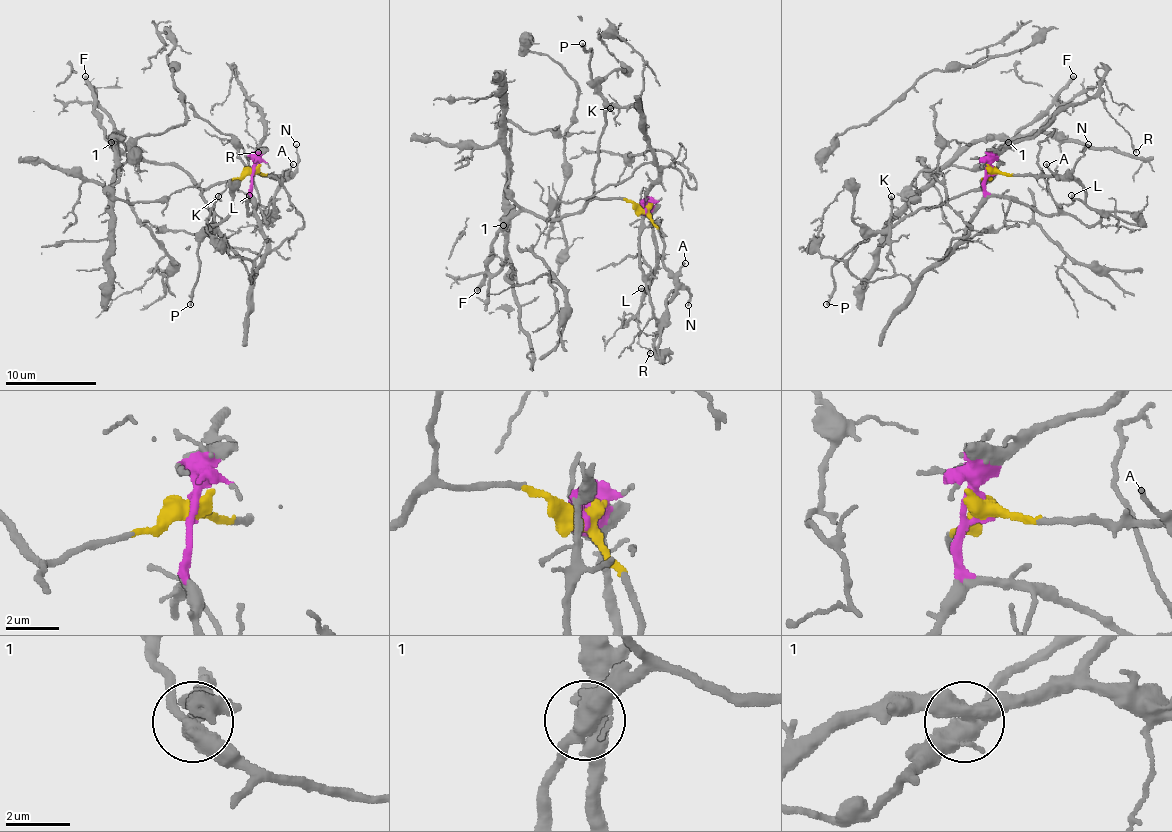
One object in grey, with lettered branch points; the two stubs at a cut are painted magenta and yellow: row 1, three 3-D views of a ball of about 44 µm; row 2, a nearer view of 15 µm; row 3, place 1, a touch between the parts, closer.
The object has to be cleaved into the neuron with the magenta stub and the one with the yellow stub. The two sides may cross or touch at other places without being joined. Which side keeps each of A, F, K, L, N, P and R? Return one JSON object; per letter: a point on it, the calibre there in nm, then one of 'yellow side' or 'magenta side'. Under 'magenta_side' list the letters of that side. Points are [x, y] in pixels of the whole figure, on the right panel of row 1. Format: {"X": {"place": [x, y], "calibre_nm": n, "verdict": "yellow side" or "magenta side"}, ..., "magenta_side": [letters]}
{"A": {"place": [1046, 164], "calibre_nm": 140, "verdict": "yellow side"}, "F": {"place": [1073, 76], "calibre_nm": 320, "verdict": "yellow side"}, "K": {"place": [891, 196], "calibre_nm": 240, "verdict": "yellow side"}, "L": {"place": [1071, 195], "calibre_nm": 160, "verdict": "magenta side"}, "N": {"place": [1088, 144], "calibre_nm": 140, "verdict": "yellow side"}, "P": {"place": [826, 304], "calibre_nm": 190, "verdict": "yellow side"}, "R": {"place": [1136, 152], "calibre_nm": 180, "verdict": "magenta side"}, "magenta_side": ["L", "R"]}

